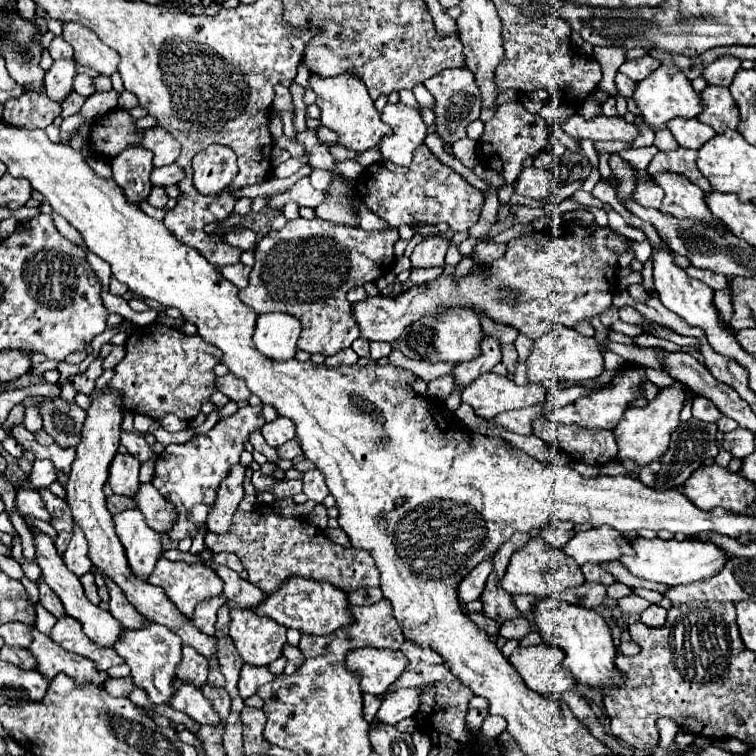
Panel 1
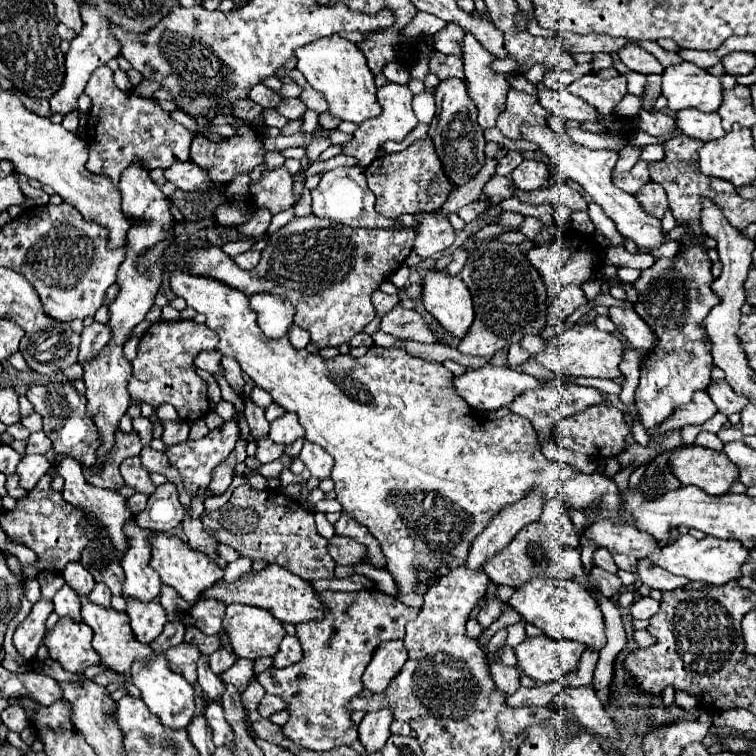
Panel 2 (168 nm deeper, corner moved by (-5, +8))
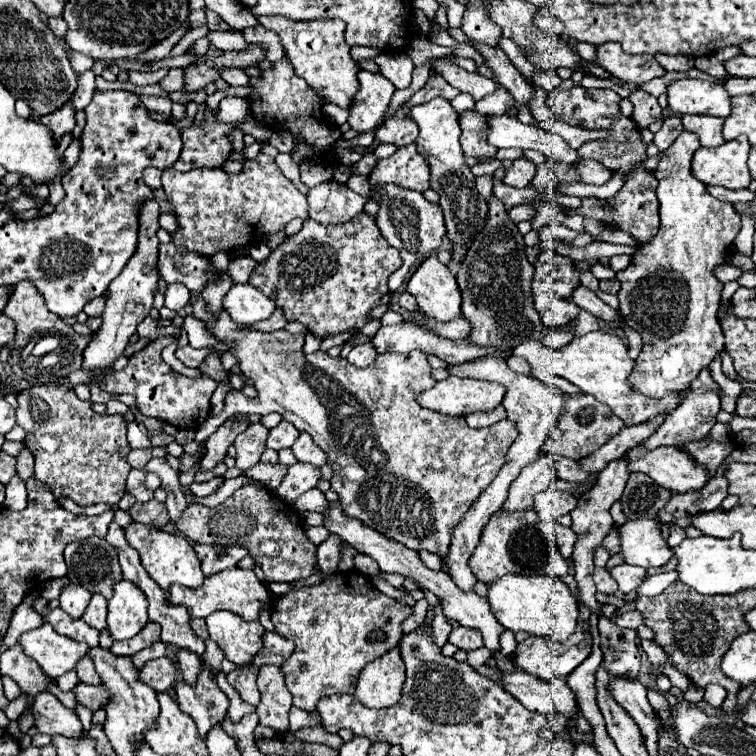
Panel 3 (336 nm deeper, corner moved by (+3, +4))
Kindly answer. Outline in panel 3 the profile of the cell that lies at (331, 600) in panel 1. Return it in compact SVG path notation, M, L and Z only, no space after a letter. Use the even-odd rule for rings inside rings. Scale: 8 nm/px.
M232 568L232 570L222 570L218 574L212 574L204 580L200 588L184 588L180 584L172 584L168 588L168 602L172 606L184 606L190 614L190 618L206 618L216 610L228 610L244 620L256 620L260 610L270 606L272 592L262 584L254 570L242 570L242 568Z

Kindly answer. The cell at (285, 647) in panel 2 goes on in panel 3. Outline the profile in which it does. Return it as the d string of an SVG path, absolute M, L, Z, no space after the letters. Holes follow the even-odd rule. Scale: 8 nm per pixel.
M264 632L262 642L264 642L264 648L252 660L252 664L256 664L258 668L264 664L280 666L284 660L288 660L288 656L292 654L292 648L294 648L292 640L276 634L276 632Z

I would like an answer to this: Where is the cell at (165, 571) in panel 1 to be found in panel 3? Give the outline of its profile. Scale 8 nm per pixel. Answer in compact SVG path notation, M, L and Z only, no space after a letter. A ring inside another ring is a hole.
M130 522L124 528L124 536L128 540L128 544L138 550L140 554L140 562L144 566L144 570L148 572L148 576L162 588L170 588L170 584L182 584L188 588L198 588L204 582L204 574L200 570L200 560L192 548L192 544L176 534L164 532L164 530L156 530L150 526L144 526L140 522Z

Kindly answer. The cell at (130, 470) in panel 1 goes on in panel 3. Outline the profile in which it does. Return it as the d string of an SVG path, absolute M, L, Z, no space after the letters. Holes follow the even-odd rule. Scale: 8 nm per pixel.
M130 470L128 474L128 494L132 494L138 502L150 502L154 498L152 490L148 490L144 486L144 478L146 478L146 472L144 470Z

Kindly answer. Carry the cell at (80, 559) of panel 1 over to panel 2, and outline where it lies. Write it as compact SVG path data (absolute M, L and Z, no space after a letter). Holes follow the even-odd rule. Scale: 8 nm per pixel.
M70 562L64 570L62 570L62 578L66 580L68 586L72 586L74 592L78 594L90 594L92 586L94 586L94 578L88 572L88 568L82 566L82 562Z

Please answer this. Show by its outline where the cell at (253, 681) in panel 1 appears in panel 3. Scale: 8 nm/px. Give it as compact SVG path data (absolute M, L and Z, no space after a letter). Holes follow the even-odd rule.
M204 668L198 674L198 680L192 684L186 684L184 680L176 682L174 686L176 702L178 706L192 716L201 738L205 738L208 731L224 718L224 708L228 708L228 698L218 688L218 684L212 684L210 672Z

